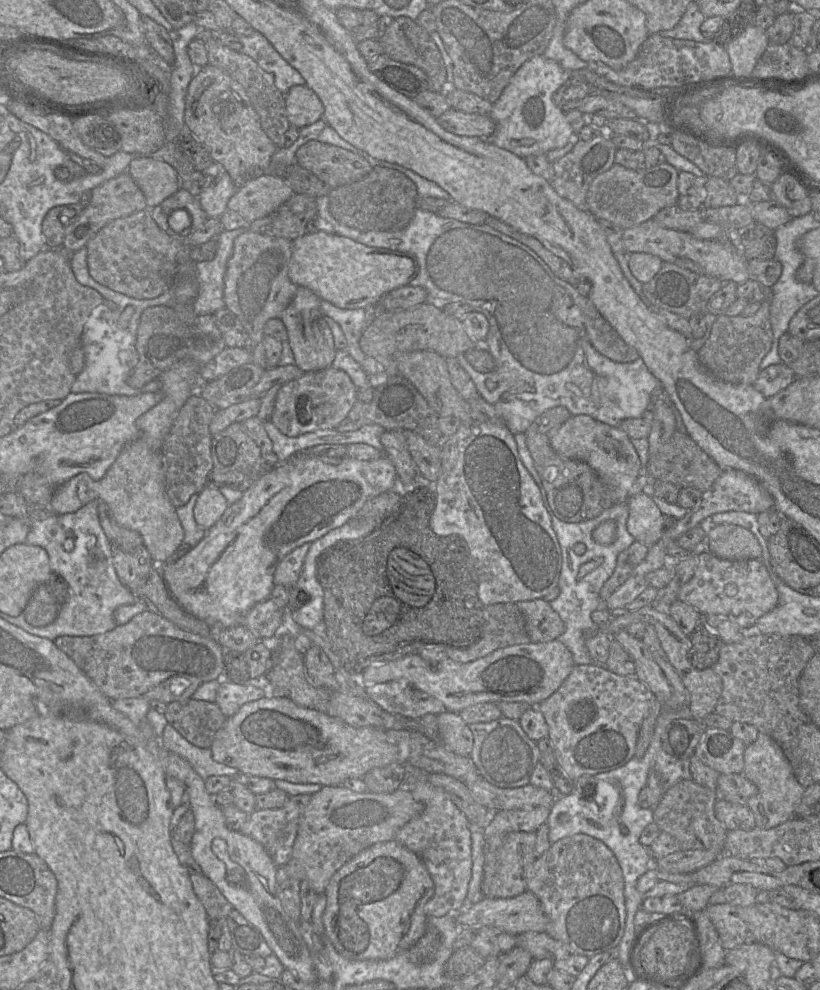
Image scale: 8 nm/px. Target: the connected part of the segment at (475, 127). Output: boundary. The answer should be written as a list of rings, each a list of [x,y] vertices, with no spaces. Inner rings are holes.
[[[452,108],[436,120],[443,129],[458,136],[488,139],[496,130],[496,124],[490,116],[465,113]]]

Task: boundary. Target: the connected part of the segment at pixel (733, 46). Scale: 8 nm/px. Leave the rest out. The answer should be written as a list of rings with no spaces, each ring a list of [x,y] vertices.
[[[756,25],[748,26],[741,35],[728,43],[732,72],[736,75],[751,74],[770,43],[766,31]]]

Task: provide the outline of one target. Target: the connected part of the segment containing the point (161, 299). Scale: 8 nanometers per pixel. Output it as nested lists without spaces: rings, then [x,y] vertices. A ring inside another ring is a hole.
[[[87,247],[70,253],[70,265],[77,281],[98,291],[103,301],[96,306],[83,330],[82,347],[85,353],[85,367],[72,385],[72,393],[95,392],[108,395],[136,396],[146,392],[158,392],[161,381],[154,379],[142,388],[134,388],[127,383],[130,371],[138,363],[136,349],[137,330],[142,313],[154,306],[173,306],[173,286],[162,295],[152,299],[135,299],[97,283],[89,274]]]

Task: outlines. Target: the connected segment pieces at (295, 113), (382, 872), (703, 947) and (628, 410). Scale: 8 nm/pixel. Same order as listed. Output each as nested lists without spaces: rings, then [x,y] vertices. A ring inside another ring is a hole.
[[[295,85],[285,95],[286,115],[290,125],[302,128],[322,119],[324,106],[306,85]]]
[[[393,839],[387,842],[374,844],[350,859],[331,877],[323,894],[326,897],[326,907],[322,918],[323,926],[326,936],[335,950],[342,957],[351,961],[388,960],[401,953],[408,952],[425,934],[428,920],[426,904],[434,895],[434,882],[422,860],[414,852]]]
[[[705,910],[695,912],[694,916],[697,922],[700,938],[700,966],[698,970],[699,974],[703,969],[714,969],[722,966],[724,964],[726,951],[721,946],[717,930],[709,919],[709,917],[707,916]]]
[[[328,195],[315,198],[315,201],[317,216],[329,222],[335,234],[369,247],[391,249],[413,256],[418,265],[418,275],[416,281],[409,285],[423,287],[429,301],[443,305],[464,302],[487,317],[490,327],[483,346],[494,358],[495,369],[481,373],[467,361],[465,354],[458,355],[457,359],[474,382],[480,396],[494,406],[512,434],[525,433],[542,413],[556,406],[567,408],[573,416],[589,415],[600,422],[619,427],[625,419],[643,417],[646,407],[652,401],[652,391],[657,386],[662,387],[640,357],[633,362],[619,363],[593,347],[579,307],[581,294],[572,284],[558,278],[531,248],[521,242],[486,224],[468,224],[418,208],[409,225],[402,230],[362,232],[341,224],[331,215]],[[486,381],[495,382],[496,388],[490,391]],[[524,384],[530,385],[534,392],[522,392]]]

